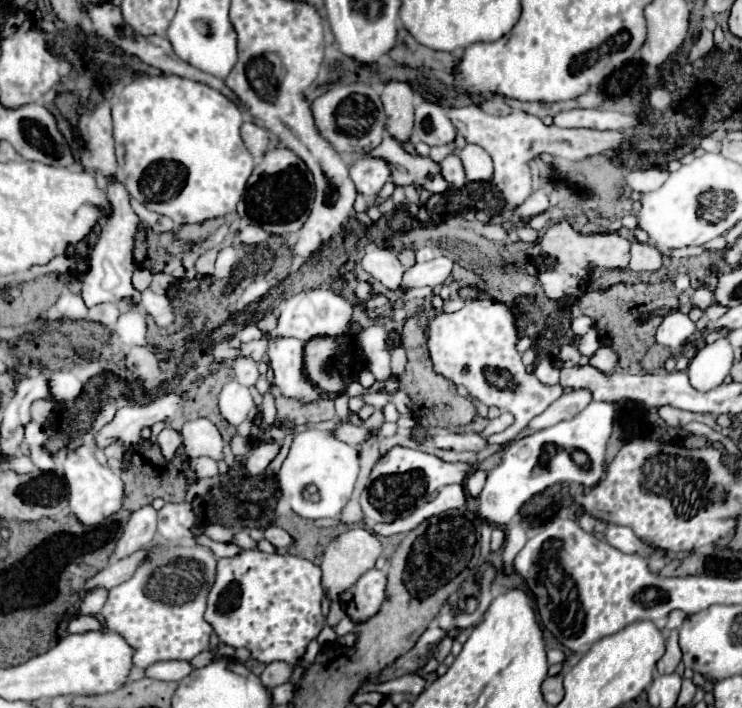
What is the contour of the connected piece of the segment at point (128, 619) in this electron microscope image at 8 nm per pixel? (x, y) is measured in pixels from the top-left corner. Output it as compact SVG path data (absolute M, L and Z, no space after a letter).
M150 543L148 559L138 565L136 573L124 581L122 585L108 591L108 599L102 607L104 625L126 639L126 643L134 649L134 665L146 669L156 661L168 659L184 659L192 661L198 653L210 647L210 623L204 621L206 597L210 593L210 585L214 585L216 577L216 555L202 545L180 545L180 543Z

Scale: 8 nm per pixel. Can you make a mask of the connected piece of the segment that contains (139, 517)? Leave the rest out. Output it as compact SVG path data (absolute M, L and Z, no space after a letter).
M152 505L140 507L130 515L130 521L116 545L114 555L118 559L136 553L138 549L146 547L156 535L156 509Z

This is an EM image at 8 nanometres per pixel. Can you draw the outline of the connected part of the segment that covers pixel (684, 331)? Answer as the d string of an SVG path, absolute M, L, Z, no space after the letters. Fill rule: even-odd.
M670 313L664 317L662 325L656 331L656 343L664 347L678 347L682 341L686 341L696 331L696 325L686 313Z

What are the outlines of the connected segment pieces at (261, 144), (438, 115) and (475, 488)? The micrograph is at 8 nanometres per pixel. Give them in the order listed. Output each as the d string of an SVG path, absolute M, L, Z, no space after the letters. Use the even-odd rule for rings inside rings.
M246 121L242 125L242 139L244 139L248 151L256 159L262 157L268 151L268 141L270 141L268 139L268 131L262 125L258 125L256 121Z
M422 101L416 107L412 143L424 141L426 145L444 145L454 139L454 125L448 117L448 111L432 101Z
M474 469L474 471L470 473L470 477L466 477L466 481L464 481L464 489L466 489L468 497L476 499L476 497L482 493L484 483L486 483L486 471Z

